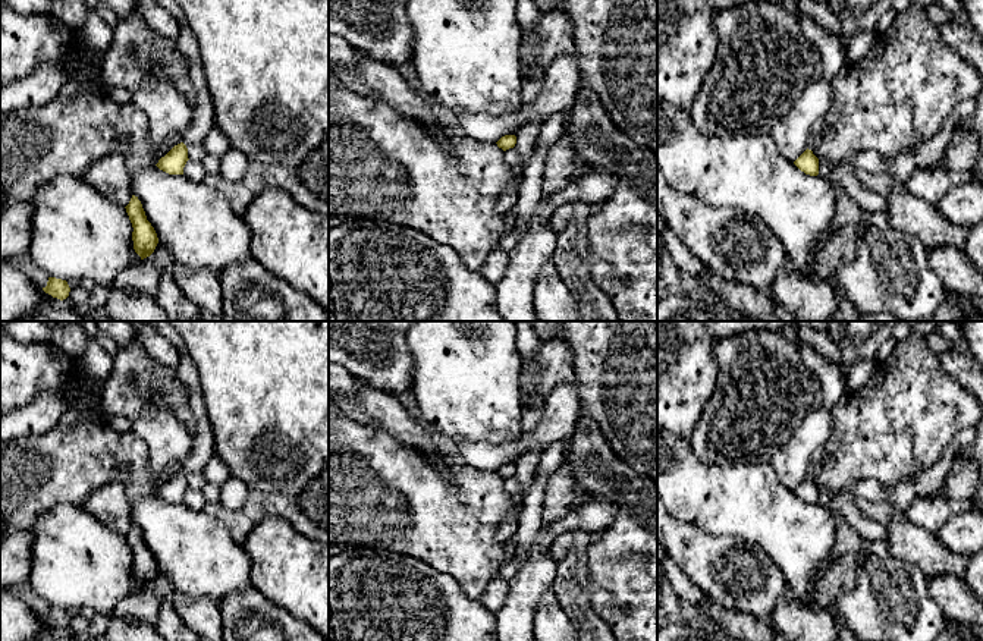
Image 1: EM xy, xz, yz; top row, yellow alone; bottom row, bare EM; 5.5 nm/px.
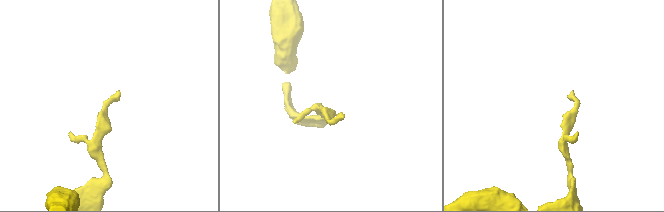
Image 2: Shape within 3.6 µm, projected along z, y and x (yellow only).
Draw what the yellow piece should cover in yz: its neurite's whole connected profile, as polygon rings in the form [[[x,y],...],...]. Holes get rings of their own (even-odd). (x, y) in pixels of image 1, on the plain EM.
[[[808,477],[794,490],[794,493],[805,503],[819,503],[819,487]]]

